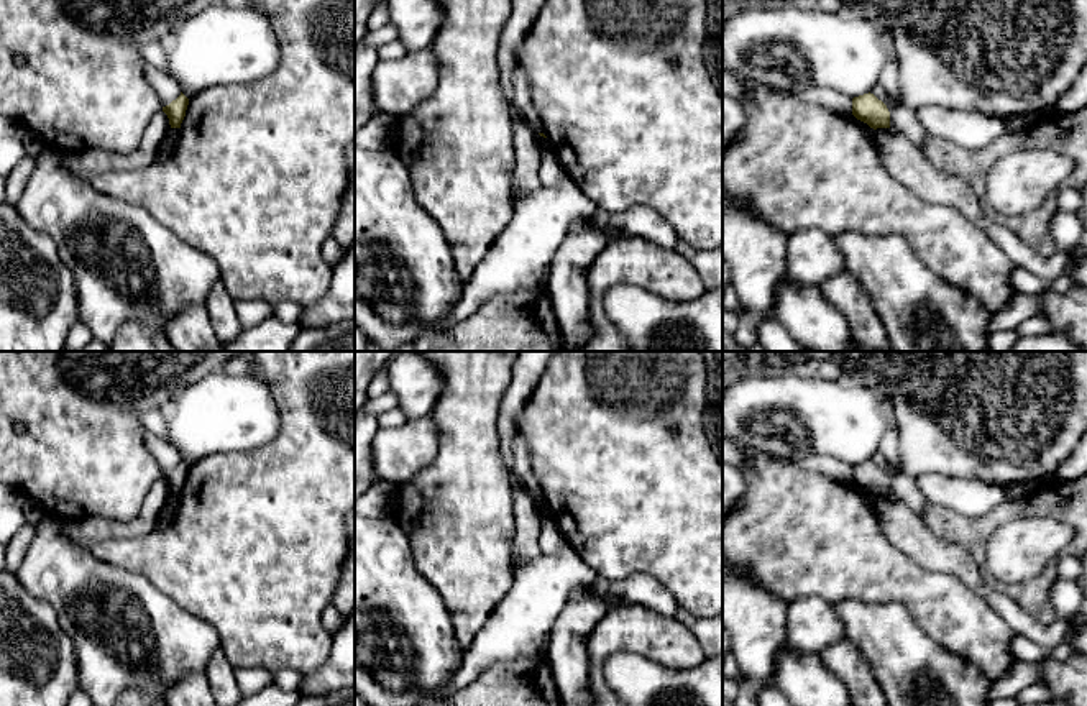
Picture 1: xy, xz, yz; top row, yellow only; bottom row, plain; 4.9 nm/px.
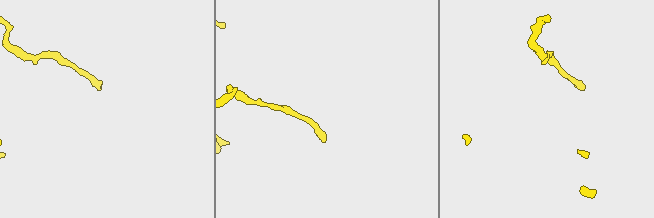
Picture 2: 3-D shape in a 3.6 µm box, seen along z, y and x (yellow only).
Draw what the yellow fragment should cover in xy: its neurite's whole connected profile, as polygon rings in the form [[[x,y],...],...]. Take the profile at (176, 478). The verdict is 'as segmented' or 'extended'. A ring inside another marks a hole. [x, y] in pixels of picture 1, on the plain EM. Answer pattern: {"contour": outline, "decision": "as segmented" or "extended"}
{"contour": [[[181,460],[181,463],[176,468],[163,474],[163,479],[169,486],[171,496],[181,496],[181,491],[186,484],[187,473],[189,473],[189,466]]], "decision": "as segmented"}

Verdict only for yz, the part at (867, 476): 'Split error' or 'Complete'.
Complete

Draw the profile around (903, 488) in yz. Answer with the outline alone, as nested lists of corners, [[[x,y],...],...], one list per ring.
[[[877,450],[872,456],[870,461],[874,461],[878,468],[882,468],[888,479],[890,479],[890,496],[905,506],[908,506],[918,517],[924,520],[924,507],[926,507],[926,499],[920,488],[915,483],[915,478],[895,471],[887,458],[882,455],[880,450]]]

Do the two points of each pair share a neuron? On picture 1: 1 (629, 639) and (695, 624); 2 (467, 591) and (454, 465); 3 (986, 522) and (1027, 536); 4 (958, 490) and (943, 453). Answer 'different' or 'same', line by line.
1: different
2: same
3: different
4: different

